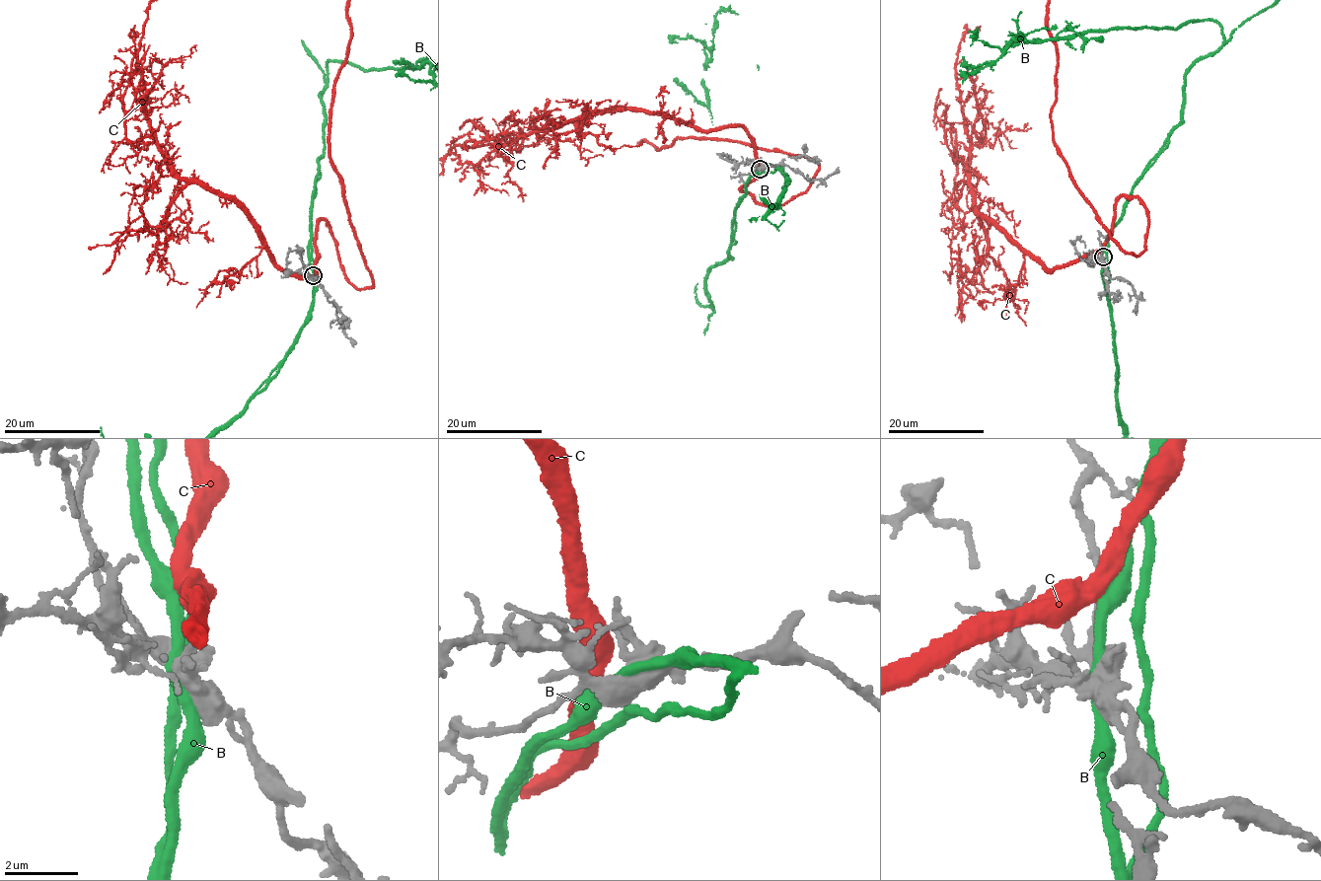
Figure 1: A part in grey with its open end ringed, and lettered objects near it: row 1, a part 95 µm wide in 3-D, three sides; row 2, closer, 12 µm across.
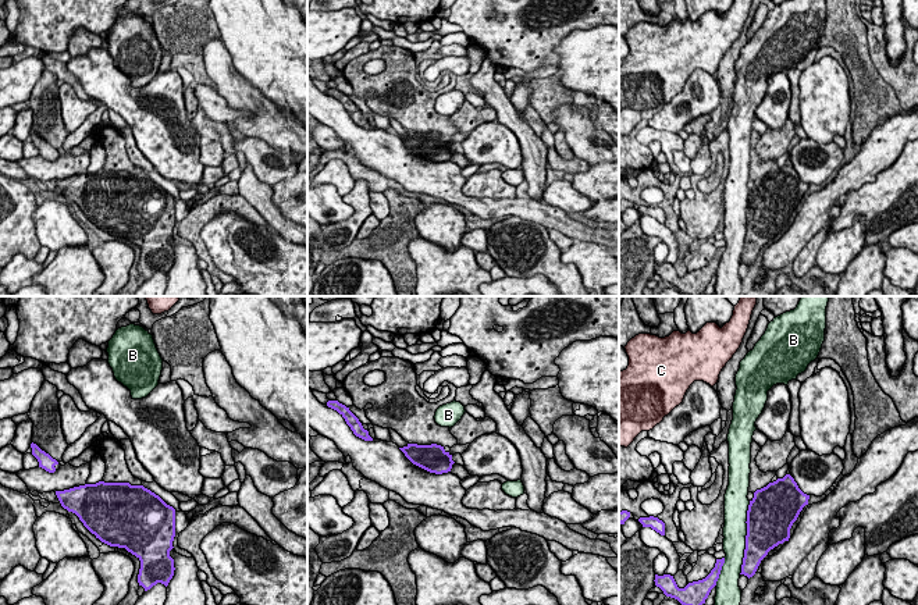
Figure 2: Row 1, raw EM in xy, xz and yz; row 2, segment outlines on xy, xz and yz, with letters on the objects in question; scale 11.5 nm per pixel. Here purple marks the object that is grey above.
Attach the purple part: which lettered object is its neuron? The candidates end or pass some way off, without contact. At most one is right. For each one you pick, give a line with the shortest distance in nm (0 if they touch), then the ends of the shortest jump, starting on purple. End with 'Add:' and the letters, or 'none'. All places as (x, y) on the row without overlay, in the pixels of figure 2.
Add: none

